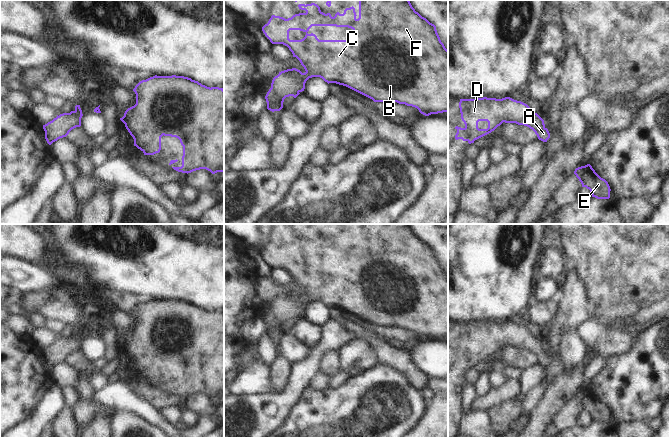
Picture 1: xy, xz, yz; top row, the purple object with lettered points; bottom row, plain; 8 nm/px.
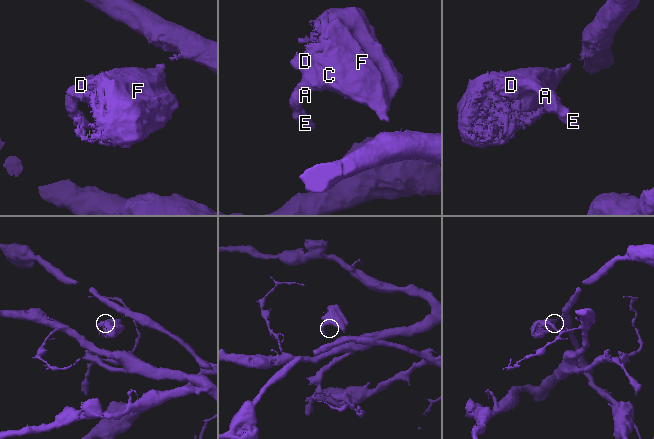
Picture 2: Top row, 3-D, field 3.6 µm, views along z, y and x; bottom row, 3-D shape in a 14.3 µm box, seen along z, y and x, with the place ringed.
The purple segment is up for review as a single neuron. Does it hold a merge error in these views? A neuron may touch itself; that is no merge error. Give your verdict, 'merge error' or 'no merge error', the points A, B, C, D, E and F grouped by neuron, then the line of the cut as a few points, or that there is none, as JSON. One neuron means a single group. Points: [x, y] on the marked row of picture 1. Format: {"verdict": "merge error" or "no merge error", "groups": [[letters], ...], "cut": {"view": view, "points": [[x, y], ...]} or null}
{"verdict": "no merge error", "groups": [["A", "B", "C", "D", "E", "F"]], "cut": null}

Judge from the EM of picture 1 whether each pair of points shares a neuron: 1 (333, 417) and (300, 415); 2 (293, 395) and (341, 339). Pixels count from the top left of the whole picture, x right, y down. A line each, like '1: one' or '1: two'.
1: one
2: one

